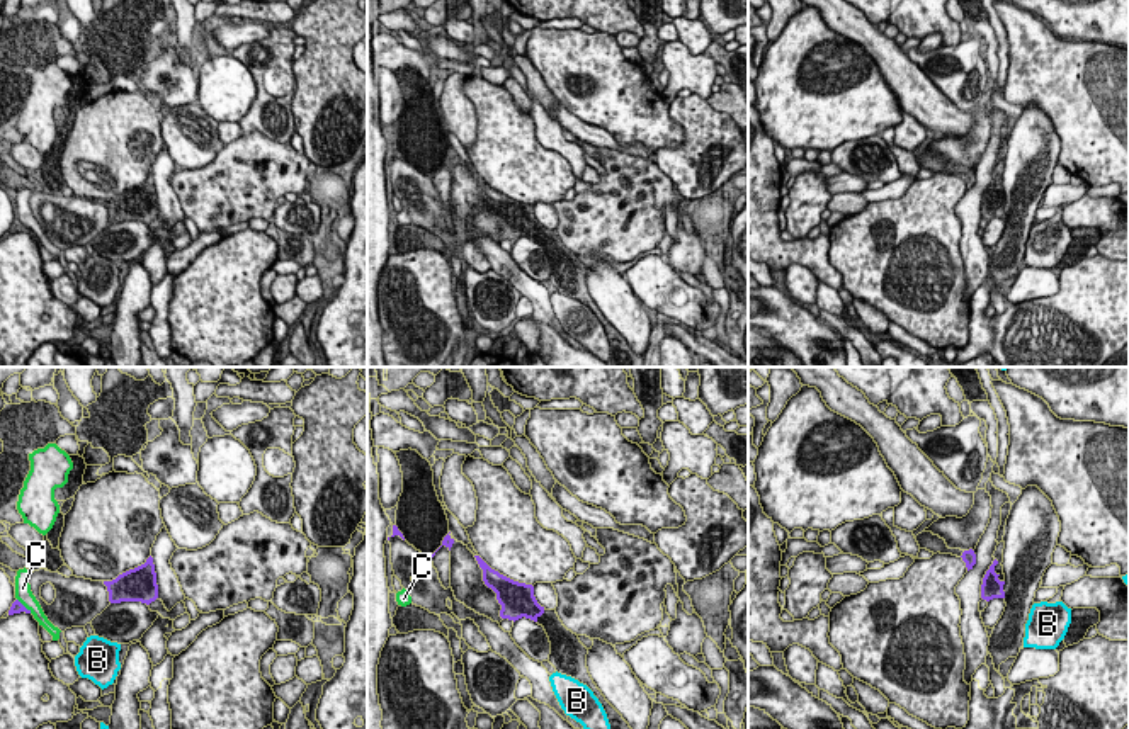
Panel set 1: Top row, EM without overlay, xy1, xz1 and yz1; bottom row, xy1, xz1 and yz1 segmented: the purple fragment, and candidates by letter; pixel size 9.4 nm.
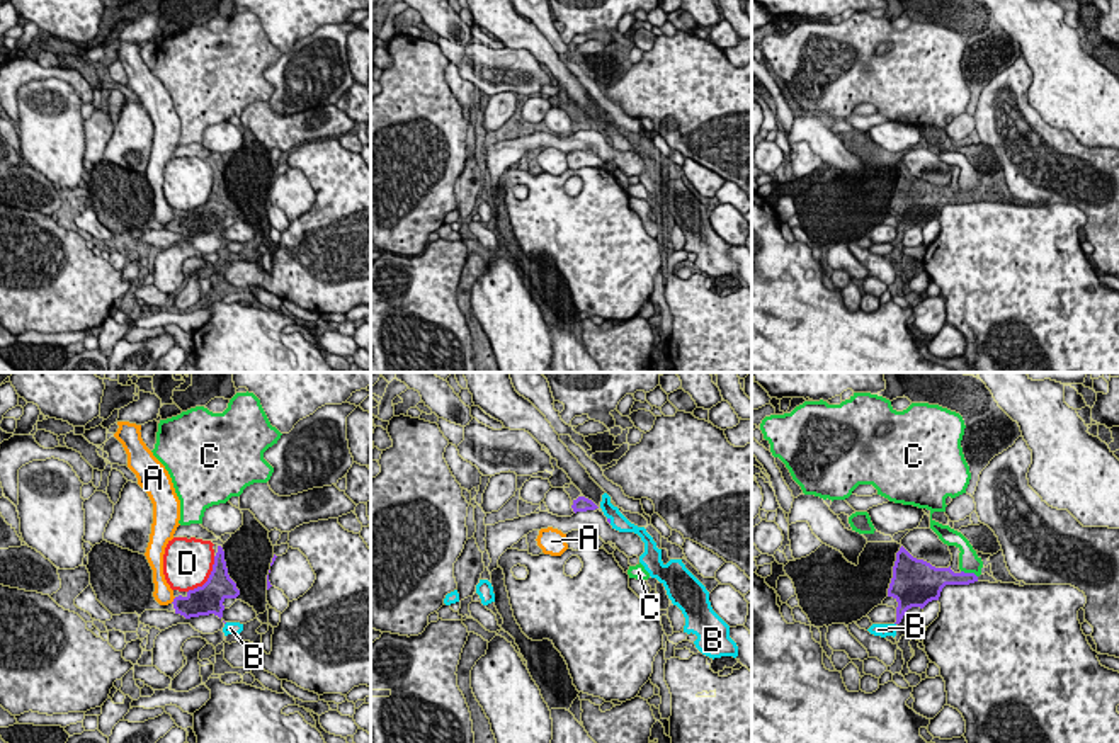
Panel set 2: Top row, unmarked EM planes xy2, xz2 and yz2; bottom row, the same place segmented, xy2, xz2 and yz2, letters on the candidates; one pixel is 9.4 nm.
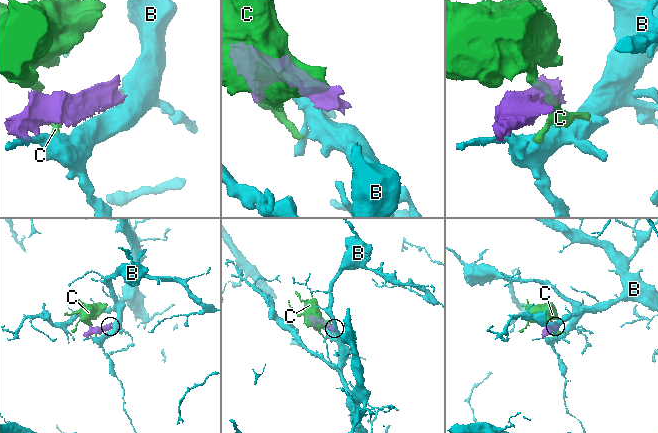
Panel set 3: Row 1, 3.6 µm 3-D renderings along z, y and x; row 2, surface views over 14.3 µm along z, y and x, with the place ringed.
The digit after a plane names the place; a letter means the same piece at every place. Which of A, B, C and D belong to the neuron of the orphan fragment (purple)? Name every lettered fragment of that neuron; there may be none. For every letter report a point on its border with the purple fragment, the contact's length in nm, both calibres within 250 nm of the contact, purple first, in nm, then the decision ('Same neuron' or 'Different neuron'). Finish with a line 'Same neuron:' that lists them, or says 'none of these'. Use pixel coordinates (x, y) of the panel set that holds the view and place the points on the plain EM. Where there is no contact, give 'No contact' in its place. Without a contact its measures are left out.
A: Touches purple at xy2 (174, 220). Shared border 80 nm. Thickness 260 nm (purple) against 180 nm. Different neuron
B: Touches purple at xz2 (609, 140). Shared border 70 nm. Thickness 30 nm (purple) against 160 nm. Different neuron
C: Touches purple at yz2 (970, 192). Shared border 170 nm. Thickness 160 nm (purple) against 190 nm. Different neuron
D: Touches purple at xy2 (208, 198). Shared border 440 nm. Thickness 280 nm (purple) against 480 nm. Different neuron
Same neuron: none of these

